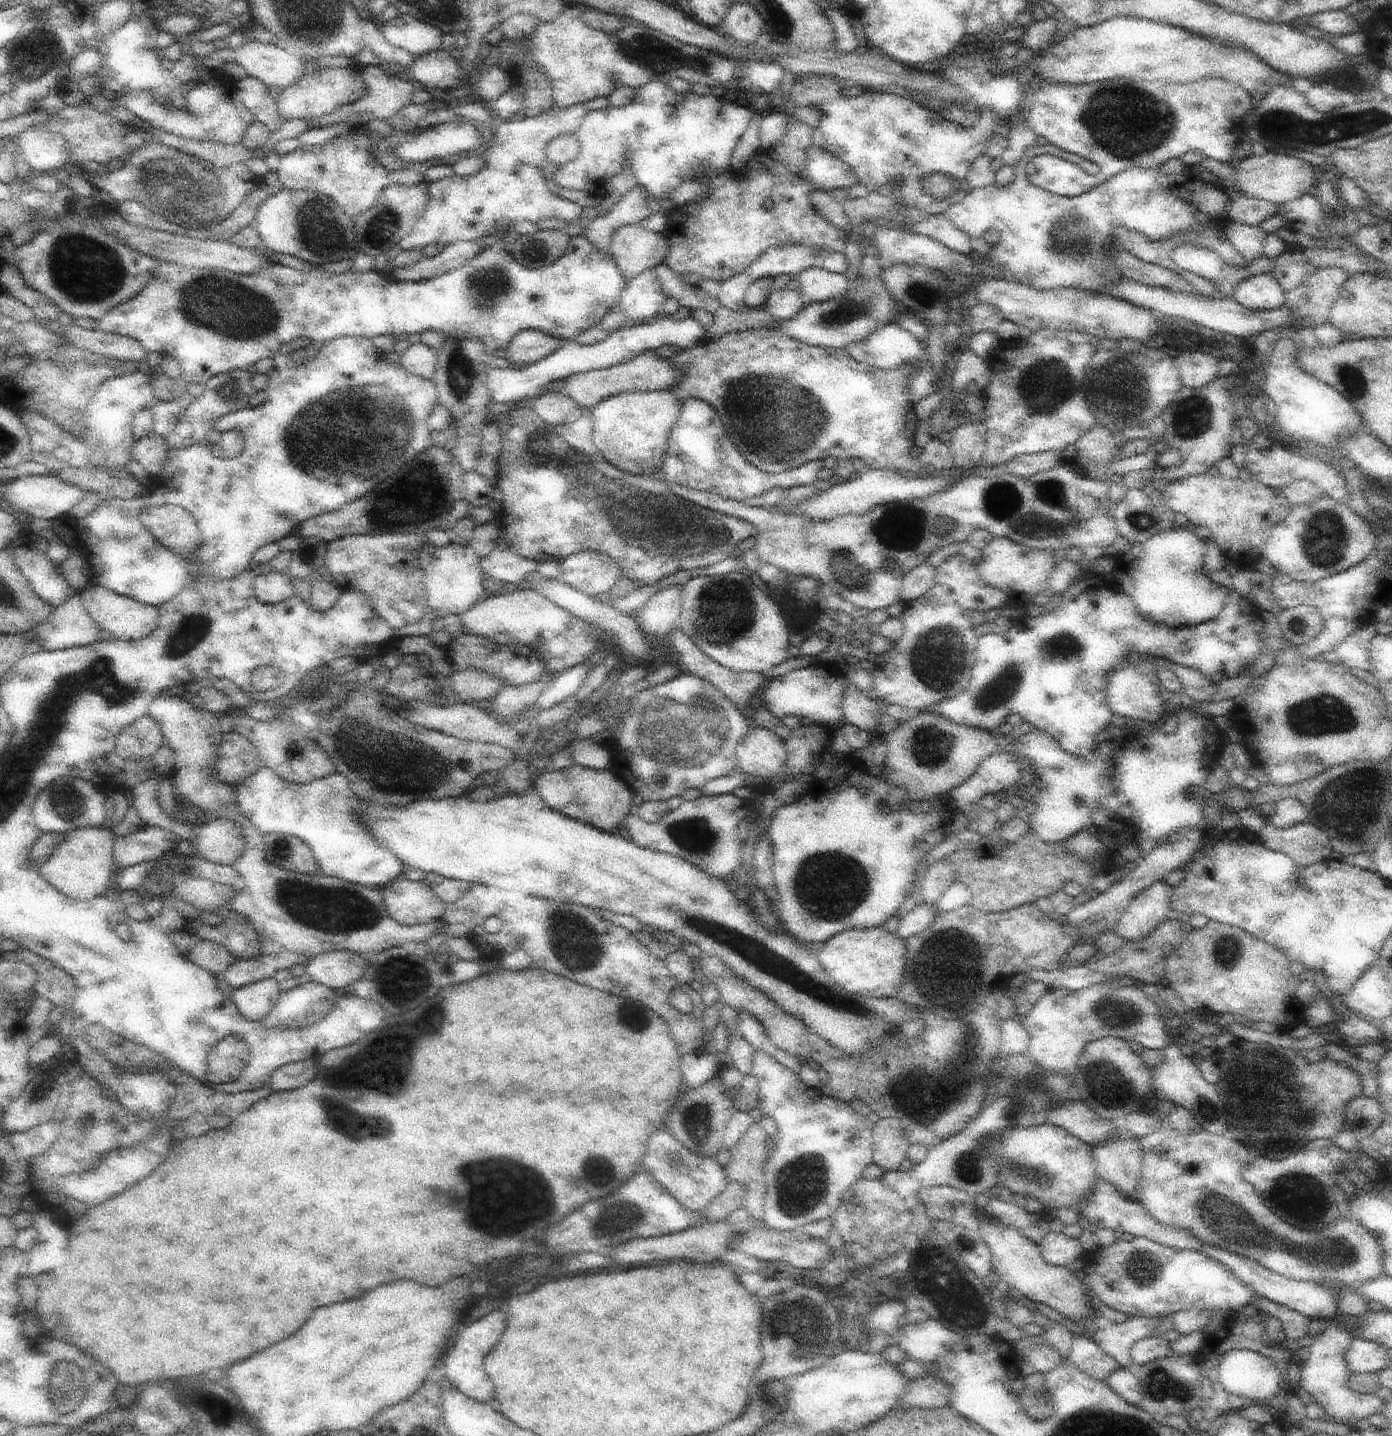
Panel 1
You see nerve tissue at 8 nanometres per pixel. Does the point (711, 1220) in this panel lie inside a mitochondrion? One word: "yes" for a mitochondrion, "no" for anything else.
no

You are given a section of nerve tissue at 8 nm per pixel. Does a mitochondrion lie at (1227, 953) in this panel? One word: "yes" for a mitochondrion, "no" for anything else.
yes

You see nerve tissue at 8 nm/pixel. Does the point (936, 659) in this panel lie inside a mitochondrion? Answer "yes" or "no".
yes

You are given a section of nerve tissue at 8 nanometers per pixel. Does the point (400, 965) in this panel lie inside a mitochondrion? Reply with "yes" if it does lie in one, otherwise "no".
yes

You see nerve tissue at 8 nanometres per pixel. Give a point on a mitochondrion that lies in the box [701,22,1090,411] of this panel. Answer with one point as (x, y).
(846, 312)

